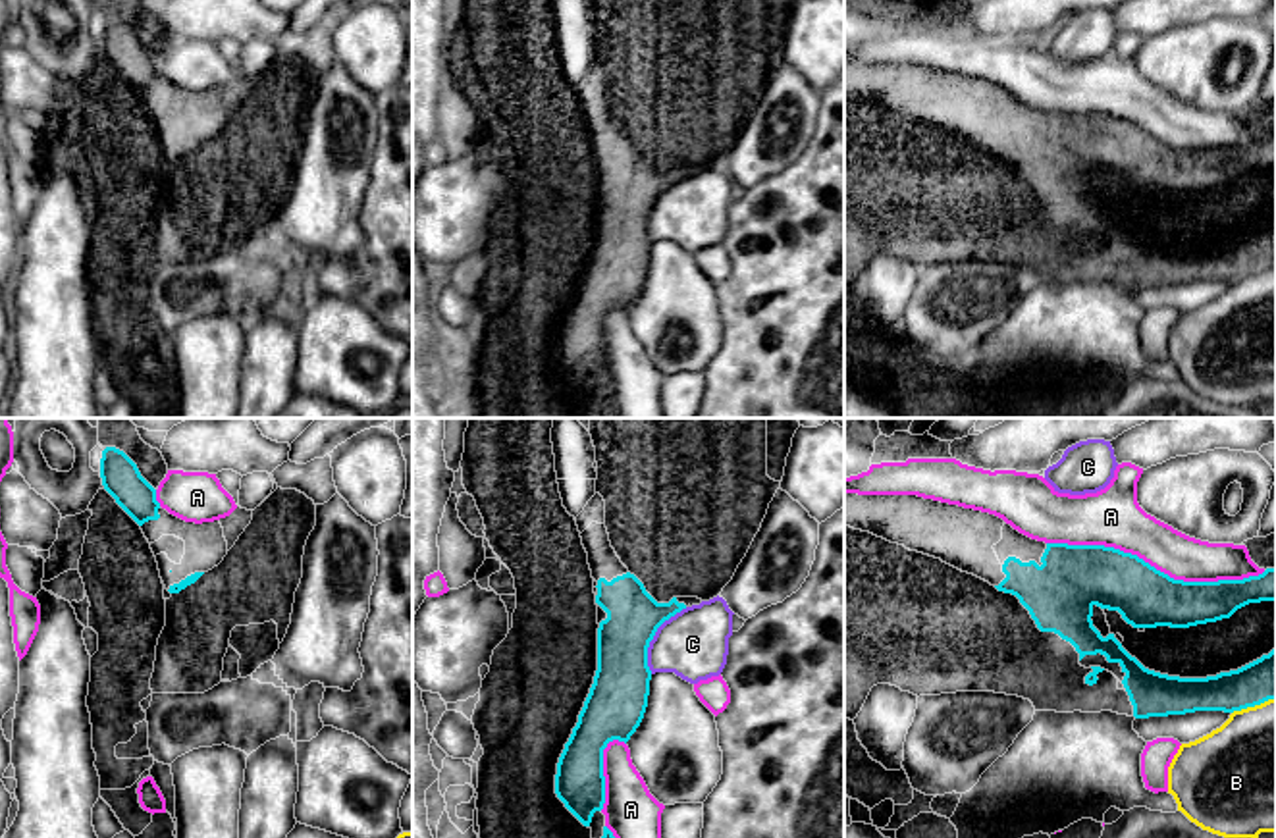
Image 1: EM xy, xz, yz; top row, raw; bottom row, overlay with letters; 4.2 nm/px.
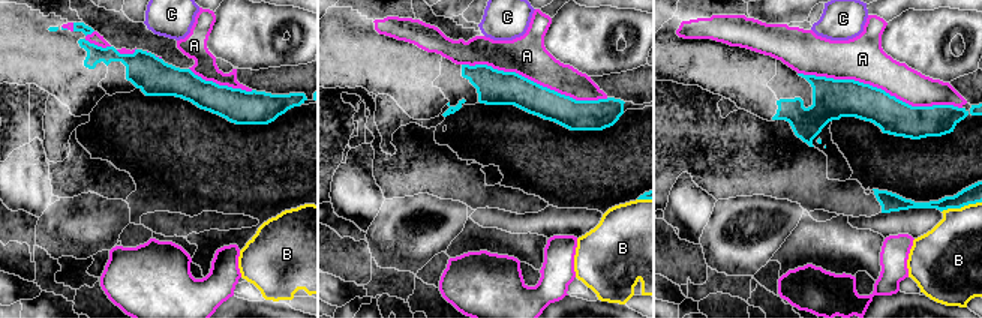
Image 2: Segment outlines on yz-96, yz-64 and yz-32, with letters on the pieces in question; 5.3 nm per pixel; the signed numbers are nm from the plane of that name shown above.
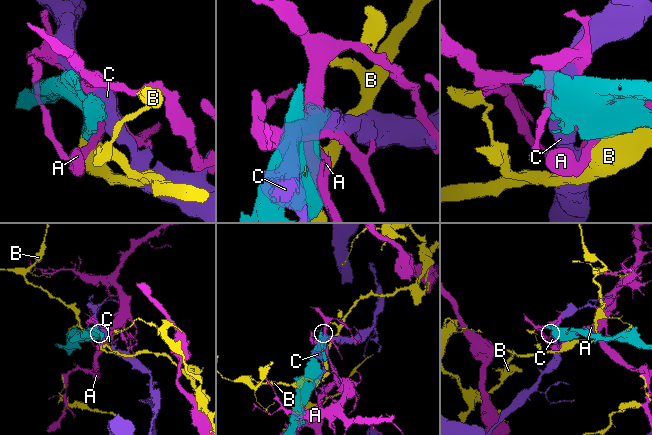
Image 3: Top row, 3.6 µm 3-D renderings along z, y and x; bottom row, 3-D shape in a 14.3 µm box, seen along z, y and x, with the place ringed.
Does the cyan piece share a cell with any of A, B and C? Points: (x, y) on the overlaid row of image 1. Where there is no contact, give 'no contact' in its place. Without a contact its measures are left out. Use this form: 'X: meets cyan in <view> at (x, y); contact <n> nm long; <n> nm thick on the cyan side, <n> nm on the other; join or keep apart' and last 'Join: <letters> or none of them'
A: meets cyan in yz at (1155, 569); contact 900 nm long; 260 nm thick on the cyan side, 220 nm on the other; keep apart
B: meets cyan in yz at (1253, 706); contact 200 nm long; 190 nm thick on the cyan side, 500 nm on the other; keep apart
C: meets cyan in xz at (654, 634); contact 320 nm long; 240 nm thick on the cyan side, 280 nm on the other; keep apart
Join: none of them

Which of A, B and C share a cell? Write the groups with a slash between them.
A / B / C

